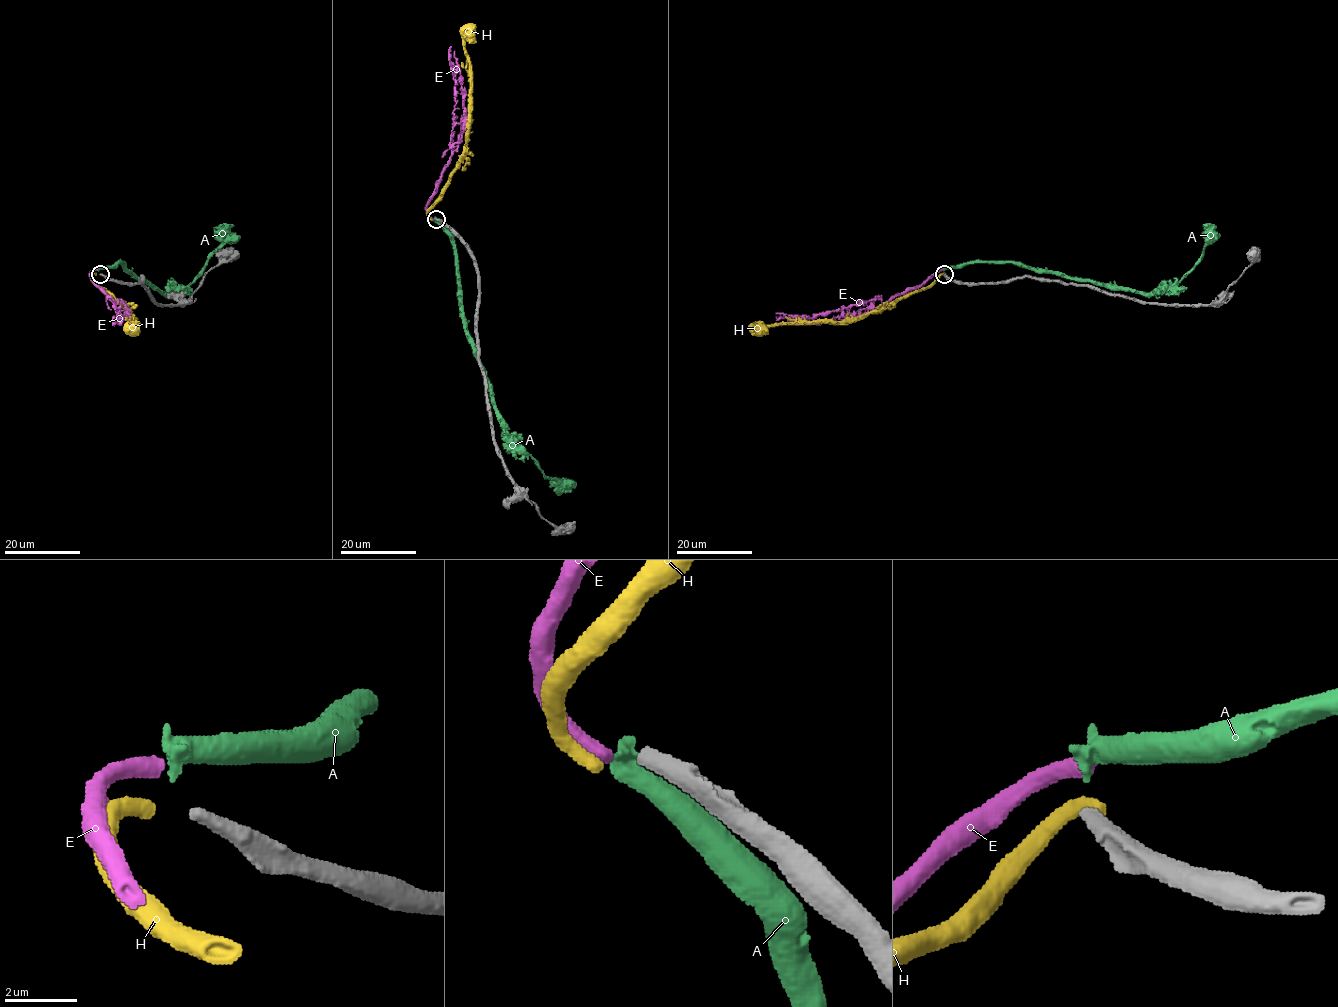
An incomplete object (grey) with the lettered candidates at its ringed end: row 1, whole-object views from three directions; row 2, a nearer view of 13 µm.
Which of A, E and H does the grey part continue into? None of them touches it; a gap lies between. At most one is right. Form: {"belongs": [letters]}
{"belongs": ["H"]}

